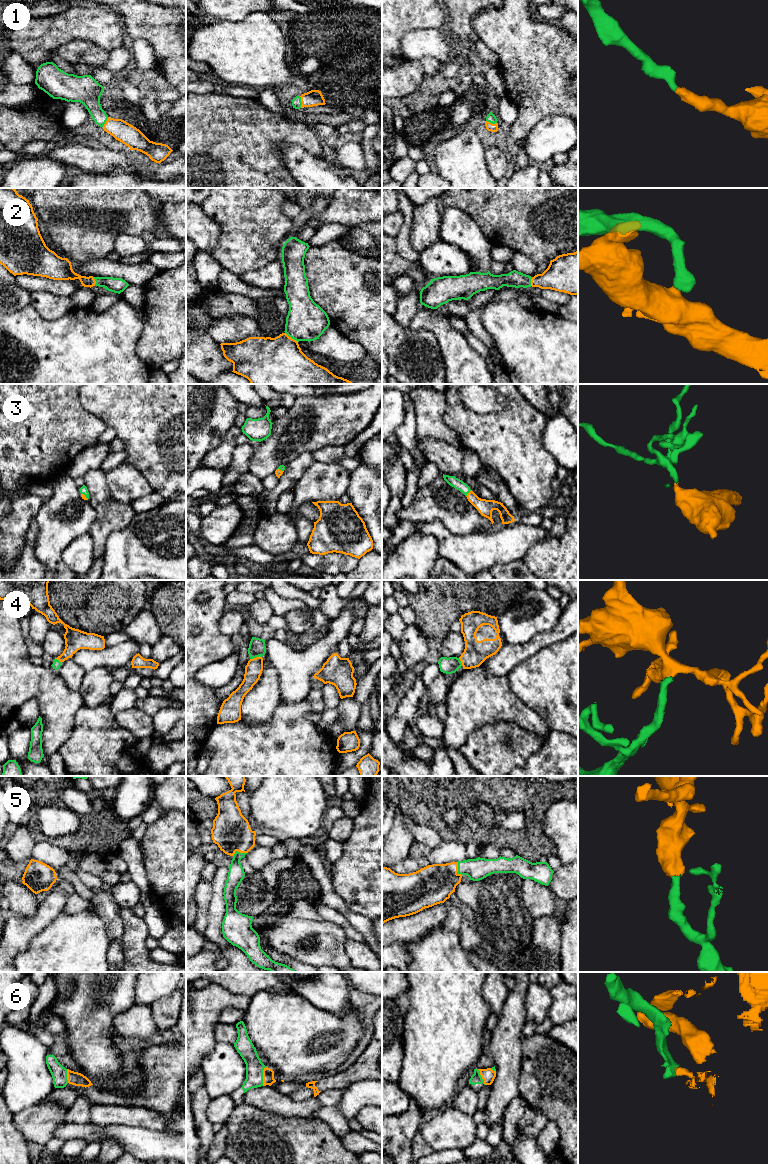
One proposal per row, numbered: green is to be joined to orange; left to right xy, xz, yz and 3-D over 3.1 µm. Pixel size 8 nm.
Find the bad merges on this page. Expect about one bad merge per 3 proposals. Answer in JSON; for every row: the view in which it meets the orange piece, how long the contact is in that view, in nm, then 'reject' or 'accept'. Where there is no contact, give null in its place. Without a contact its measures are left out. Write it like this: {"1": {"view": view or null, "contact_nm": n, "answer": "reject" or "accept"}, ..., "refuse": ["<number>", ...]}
{"1": {"view": "xz", "contact_nm": 90, "answer": "accept"}, "2": {"view": "xz", "contact_nm": 130, "answer": "accept"}, "3": {"view": "yz", "contact_nm": 70, "answer": "accept"}, "4": {"view": "xz", "contact_nm": 100, "answer": "accept"}, "5": {"view": "yz", "contact_nm": 120, "answer": "accept"}, "6": {"view": "xz", "contact_nm": 170, "answer": "accept"}, "refuse": []}

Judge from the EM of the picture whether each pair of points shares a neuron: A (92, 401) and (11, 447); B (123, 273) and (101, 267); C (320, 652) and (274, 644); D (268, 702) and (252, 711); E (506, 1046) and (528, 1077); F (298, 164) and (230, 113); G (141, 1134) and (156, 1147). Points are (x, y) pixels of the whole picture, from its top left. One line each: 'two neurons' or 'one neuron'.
A: two neurons
B: one neuron
C: one neuron
D: one neuron
E: two neurons
F: two neurons
G: one neuron

